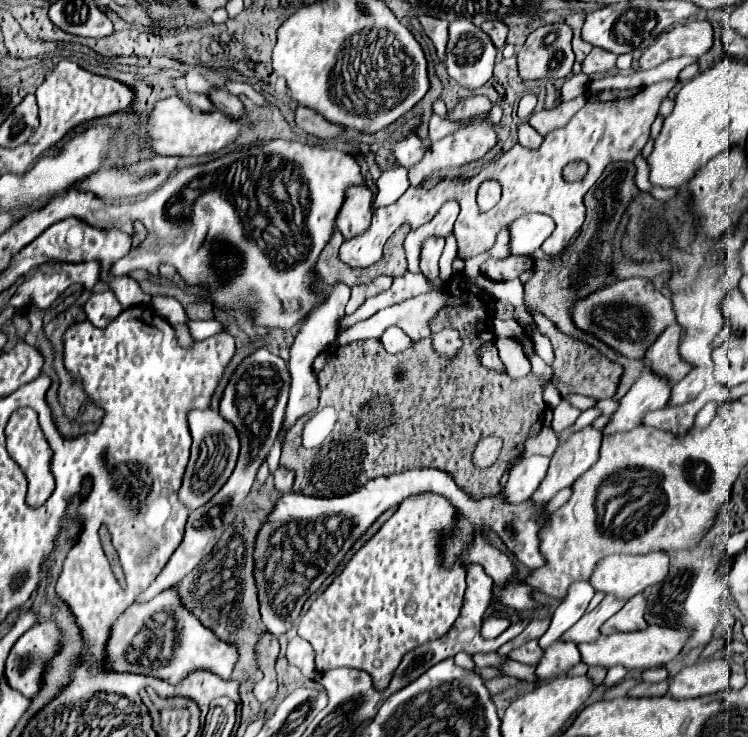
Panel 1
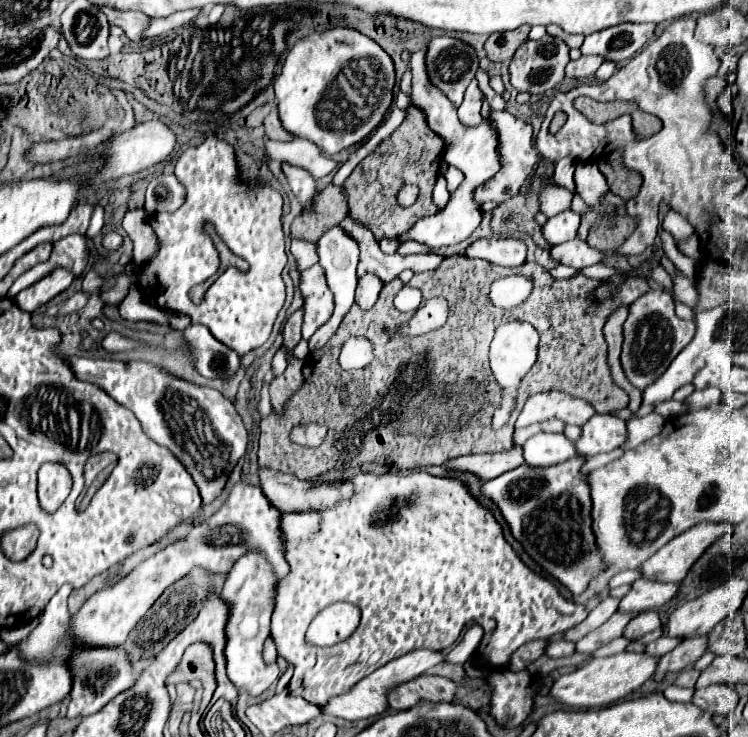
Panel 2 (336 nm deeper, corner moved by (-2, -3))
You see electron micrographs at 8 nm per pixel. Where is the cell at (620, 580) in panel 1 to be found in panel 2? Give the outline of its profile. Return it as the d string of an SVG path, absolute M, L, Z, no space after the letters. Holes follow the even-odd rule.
M698 523L666 543L654 553L640 569L648 579L664 579L666 583L680 583L690 567L702 557L702 553L722 535L732 533L730 523Z

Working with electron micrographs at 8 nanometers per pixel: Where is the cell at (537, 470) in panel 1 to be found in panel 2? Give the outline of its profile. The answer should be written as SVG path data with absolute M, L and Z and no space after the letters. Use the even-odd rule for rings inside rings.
M538 433L524 443L524 459L532 467L548 467L574 455L574 443L564 433Z

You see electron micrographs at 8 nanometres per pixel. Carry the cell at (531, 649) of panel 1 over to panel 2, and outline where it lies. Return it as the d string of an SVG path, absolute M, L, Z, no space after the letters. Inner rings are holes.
M552 639L552 643L546 649L548 657L570 657L576 653L576 645L572 641L564 641L564 639Z

